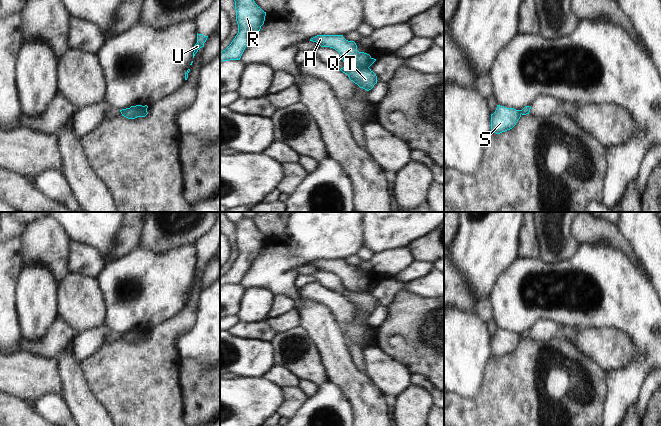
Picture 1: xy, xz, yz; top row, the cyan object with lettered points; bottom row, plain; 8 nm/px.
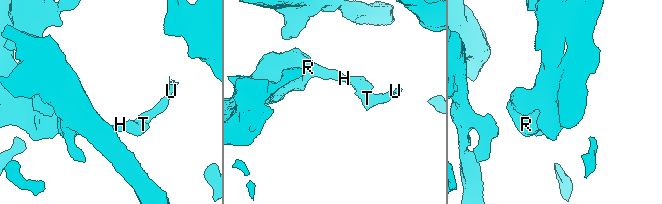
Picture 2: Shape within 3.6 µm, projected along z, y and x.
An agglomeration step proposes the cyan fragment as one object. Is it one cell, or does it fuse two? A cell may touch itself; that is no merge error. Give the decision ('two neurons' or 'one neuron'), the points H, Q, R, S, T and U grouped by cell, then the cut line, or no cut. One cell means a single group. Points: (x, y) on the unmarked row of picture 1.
two neurons; groups H Q R S / T U; cut xz (345, 288), (351, 291), (368, 292)

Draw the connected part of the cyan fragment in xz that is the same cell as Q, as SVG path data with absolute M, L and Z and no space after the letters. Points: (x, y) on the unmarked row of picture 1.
M317 259L310 265L318 267L321 271L335 273L349 291L369 292L376 285L369 278L359 276L356 267L346 264L343 259Z

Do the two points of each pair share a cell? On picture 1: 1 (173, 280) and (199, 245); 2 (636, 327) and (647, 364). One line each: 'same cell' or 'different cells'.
1: different cells
2: same cell

